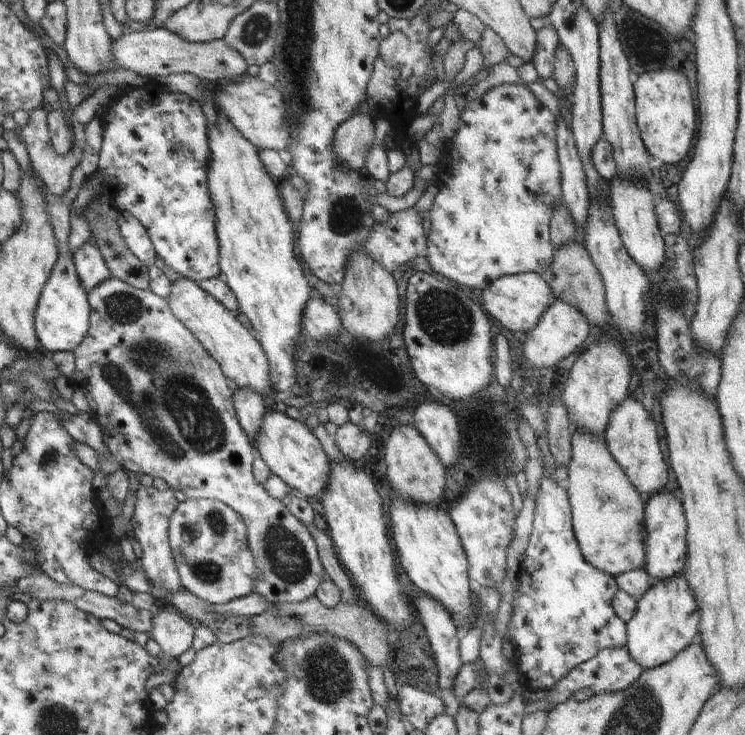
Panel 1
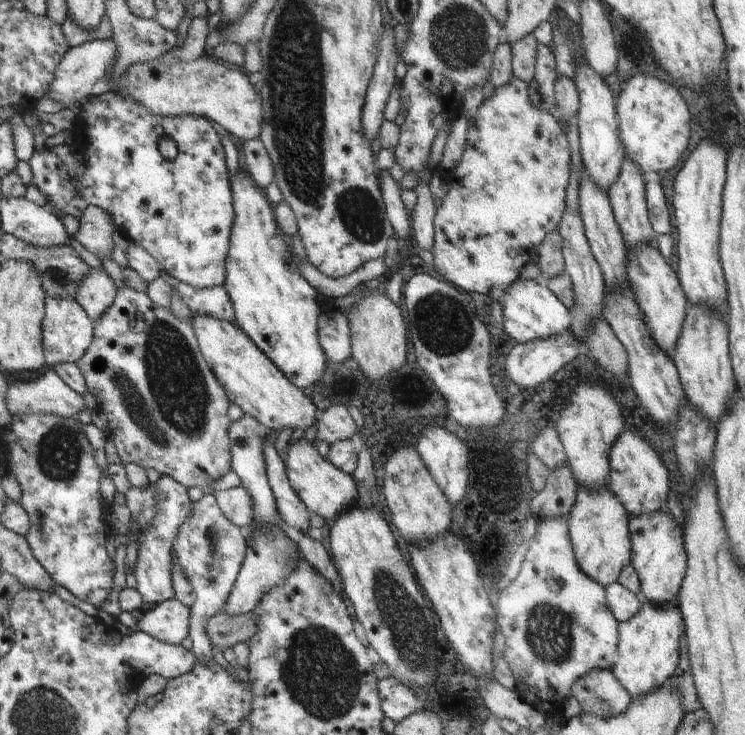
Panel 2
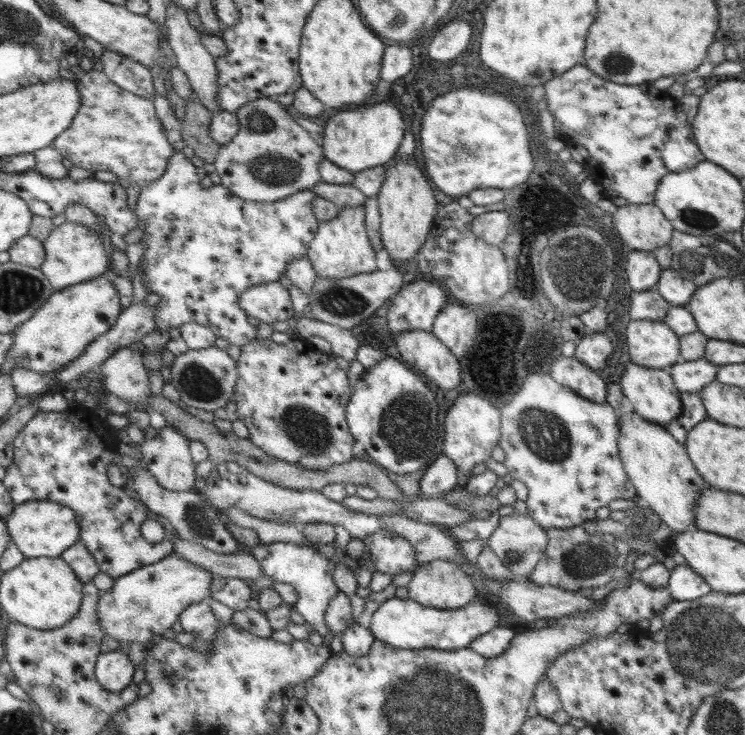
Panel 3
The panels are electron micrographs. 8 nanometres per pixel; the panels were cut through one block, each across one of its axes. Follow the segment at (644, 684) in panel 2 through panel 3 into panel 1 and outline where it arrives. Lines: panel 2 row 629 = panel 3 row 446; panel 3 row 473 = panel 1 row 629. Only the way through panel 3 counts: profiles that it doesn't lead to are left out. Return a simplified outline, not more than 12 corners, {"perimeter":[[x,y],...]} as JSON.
{"perimeter":[[684,576],[652,580],[626,623],[644,669],[700,638]]}

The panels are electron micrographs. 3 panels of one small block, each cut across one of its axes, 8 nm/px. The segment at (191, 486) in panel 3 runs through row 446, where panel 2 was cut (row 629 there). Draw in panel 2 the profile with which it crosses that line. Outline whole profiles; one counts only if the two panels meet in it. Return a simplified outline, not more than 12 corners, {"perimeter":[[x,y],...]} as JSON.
{"perimeter":[[178,599],[144,612],[136,630],[171,645],[189,636],[191,608]]}

